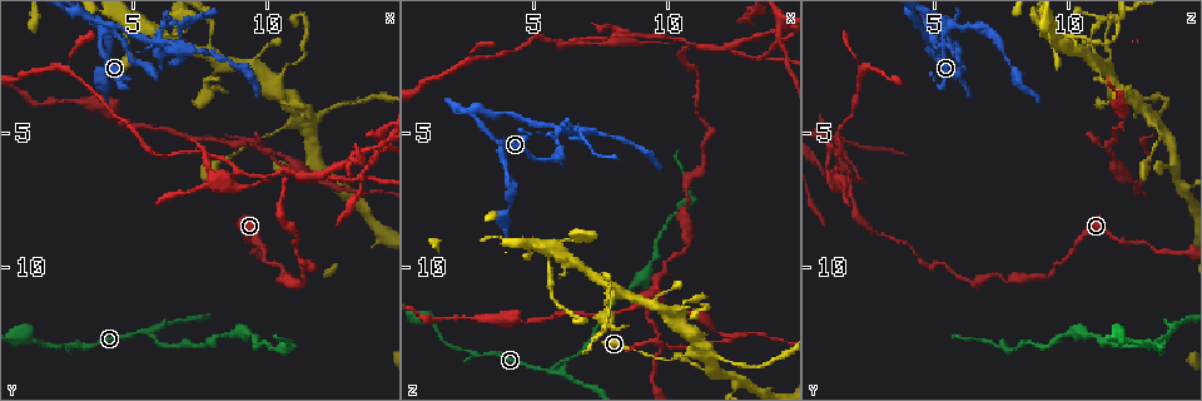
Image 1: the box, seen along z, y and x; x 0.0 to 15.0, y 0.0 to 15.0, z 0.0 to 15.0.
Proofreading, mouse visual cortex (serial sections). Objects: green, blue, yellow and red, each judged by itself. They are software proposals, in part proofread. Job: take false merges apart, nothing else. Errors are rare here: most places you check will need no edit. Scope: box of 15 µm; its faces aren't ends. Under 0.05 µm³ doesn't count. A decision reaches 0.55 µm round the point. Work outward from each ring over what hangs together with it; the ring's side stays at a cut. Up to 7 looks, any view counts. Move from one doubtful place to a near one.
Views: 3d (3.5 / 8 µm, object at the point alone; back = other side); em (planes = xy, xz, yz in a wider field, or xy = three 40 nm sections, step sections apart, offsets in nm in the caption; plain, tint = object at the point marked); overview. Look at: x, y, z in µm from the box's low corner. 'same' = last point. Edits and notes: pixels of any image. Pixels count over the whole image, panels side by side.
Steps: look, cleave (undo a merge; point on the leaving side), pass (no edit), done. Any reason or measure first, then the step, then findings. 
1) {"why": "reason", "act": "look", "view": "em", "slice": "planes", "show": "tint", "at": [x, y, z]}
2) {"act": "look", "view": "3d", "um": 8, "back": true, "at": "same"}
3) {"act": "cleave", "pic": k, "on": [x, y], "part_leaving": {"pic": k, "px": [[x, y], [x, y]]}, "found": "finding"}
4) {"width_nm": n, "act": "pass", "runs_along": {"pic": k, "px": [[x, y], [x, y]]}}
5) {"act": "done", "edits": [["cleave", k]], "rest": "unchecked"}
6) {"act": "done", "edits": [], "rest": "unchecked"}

{"why": "abrupt turn", "act": "look", "view": "3d", "um": 8, "back": true, "at": [11.2, 4.6, 13.2]}

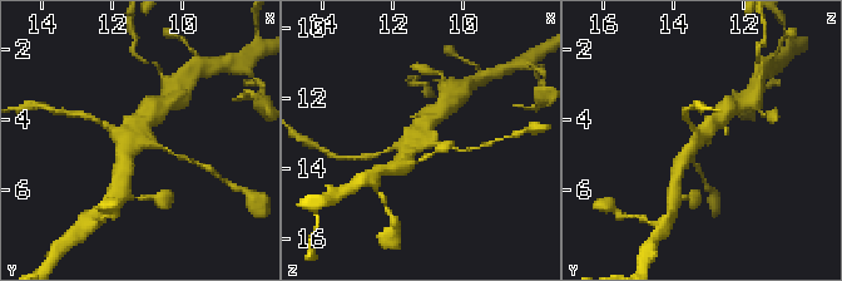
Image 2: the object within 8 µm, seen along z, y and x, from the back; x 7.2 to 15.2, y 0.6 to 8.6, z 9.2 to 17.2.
{"act": "look", "view": "3d", "um": 3.5, "at": [11.1, 4.6, 13.3]}

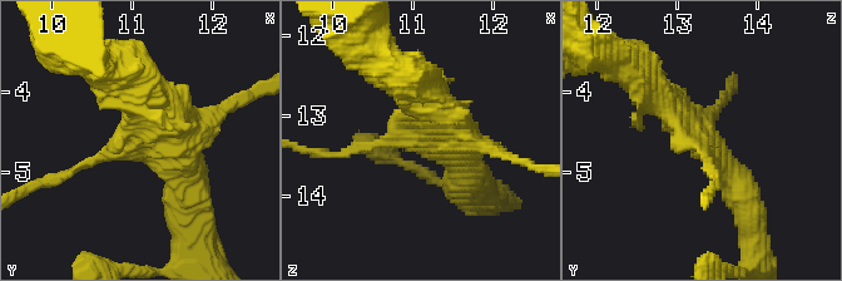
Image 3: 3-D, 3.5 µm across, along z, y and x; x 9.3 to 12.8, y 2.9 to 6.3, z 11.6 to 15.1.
{"arms": 4, "arm_widths_nm": [150, 300, 350, 400], "act": "pass", "runs_along": {"pic": 3, "px": [[711, 173], [686, 123], [647, 84]]}, "found": "continuous, no second cell"}

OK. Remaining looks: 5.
{"act": "look", "view": "3d", "um": 8, "at": [3.8, 1.1, 5.4]}

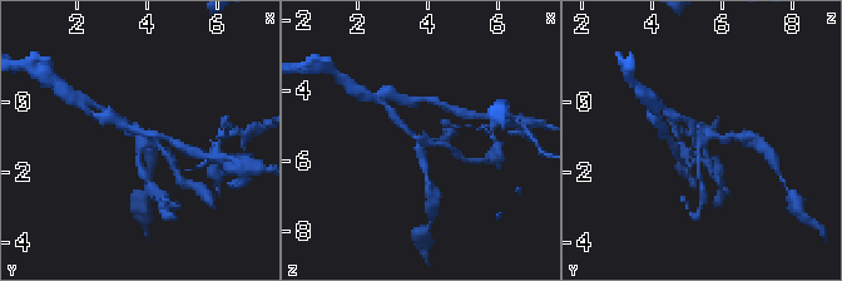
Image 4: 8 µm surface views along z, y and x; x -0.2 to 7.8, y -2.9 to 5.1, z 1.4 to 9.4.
{"act": "look", "view": "3d", "um": 3.5, "at": [3.8, 1.1, 5.4]}

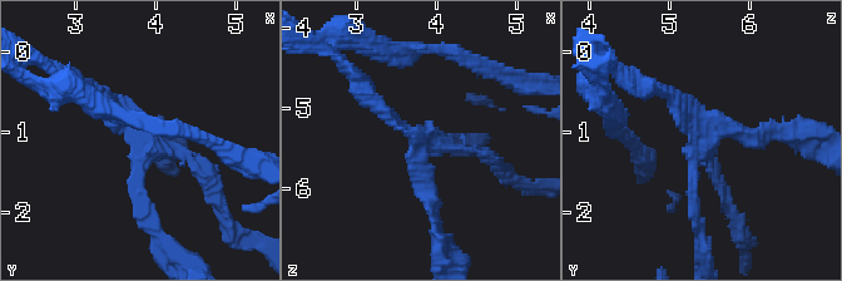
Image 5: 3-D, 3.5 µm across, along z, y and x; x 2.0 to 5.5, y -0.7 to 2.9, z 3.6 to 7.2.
{"arms": 4, "arm_widths_nm": [100, 150, 200, 250], "why": "shape alone is not enough", "act": "look", "view": "em", "slice": "xy", "step": 3, "show": "tint", "at": [3.85, 1.10, 5.35]}

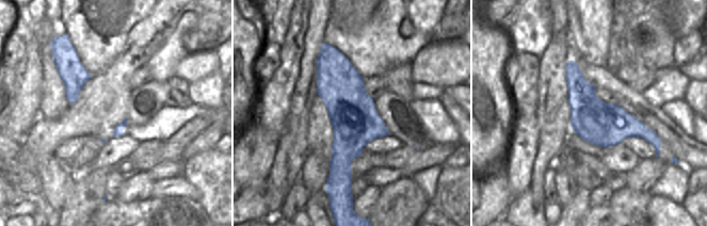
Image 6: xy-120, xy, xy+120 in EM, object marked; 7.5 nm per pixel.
{"act": "pass", "runs_along": {"pic": 5, "px": [[149, 220], [137, 192], [145, 142], [92, 92]]}, "found": "continuous, no second cell"}

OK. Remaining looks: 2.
{"act": "look", "view": "3d", "um": 8, "at": [11.3, 9.8, 4.5]}

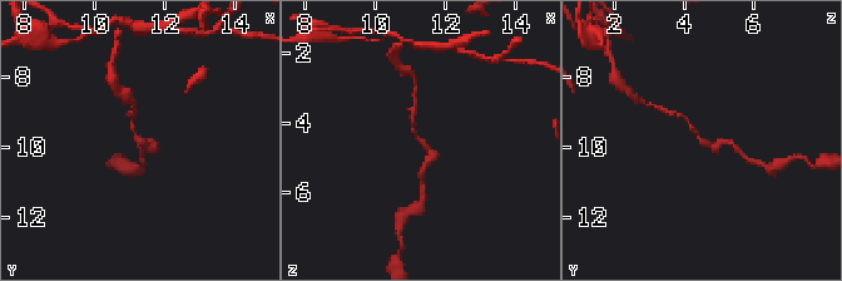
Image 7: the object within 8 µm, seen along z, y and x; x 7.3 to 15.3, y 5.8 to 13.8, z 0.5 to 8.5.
{"act": "look", "view": "3d", "um": 3.5, "at": [11.3, 9.7, 4.4]}

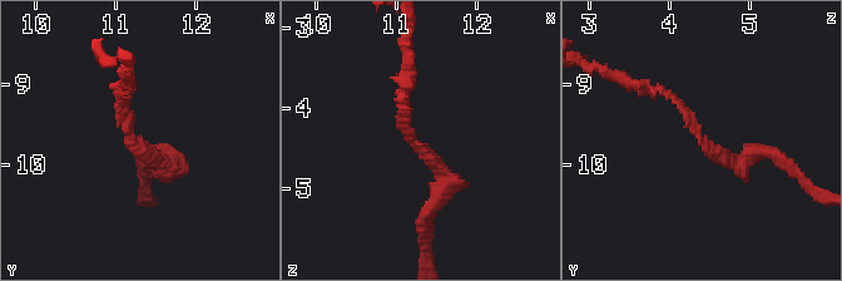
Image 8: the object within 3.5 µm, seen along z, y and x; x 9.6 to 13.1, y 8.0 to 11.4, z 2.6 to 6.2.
{"act": "pass", "runs_along": {"pic": 8, "px": [[436, 202], [447, 181], [401, 126], [405, 90]]}, "found": "all the same cell"}

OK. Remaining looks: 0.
{"act": "done", "edits": [], "rest": "unchecked"}

